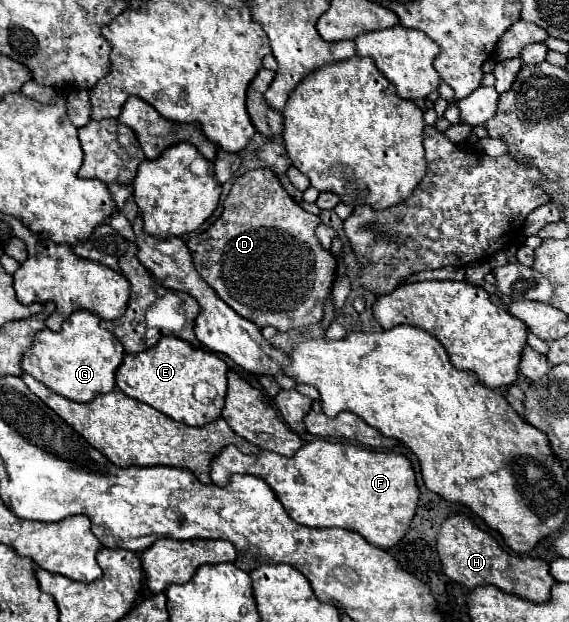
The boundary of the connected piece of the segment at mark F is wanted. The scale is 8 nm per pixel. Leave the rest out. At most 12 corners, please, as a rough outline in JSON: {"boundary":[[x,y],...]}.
{"boundary":[[328,440],[290,458],[226,446],[210,478],[258,476],[294,522],[396,546],[410,460]]}

